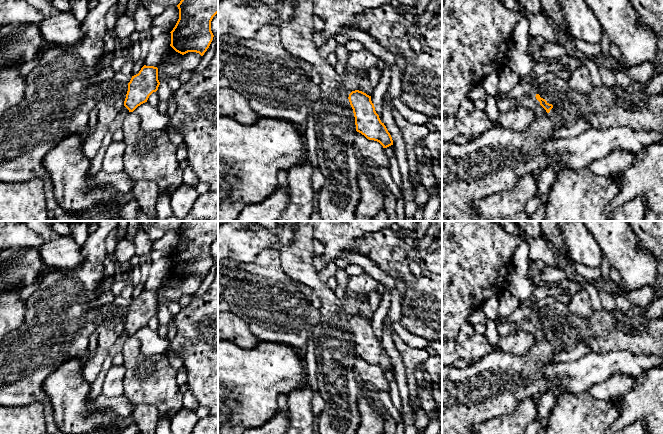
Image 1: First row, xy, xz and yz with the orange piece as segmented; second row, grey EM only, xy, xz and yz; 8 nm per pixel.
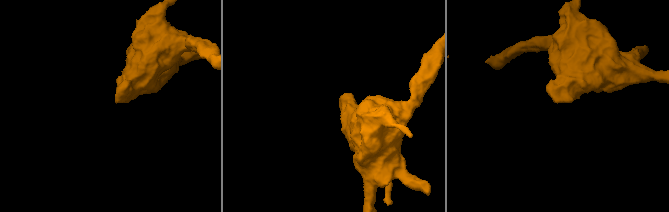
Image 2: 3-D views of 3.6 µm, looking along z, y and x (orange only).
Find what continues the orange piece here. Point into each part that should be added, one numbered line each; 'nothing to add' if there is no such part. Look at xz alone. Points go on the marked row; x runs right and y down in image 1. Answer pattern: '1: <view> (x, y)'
nothing to add

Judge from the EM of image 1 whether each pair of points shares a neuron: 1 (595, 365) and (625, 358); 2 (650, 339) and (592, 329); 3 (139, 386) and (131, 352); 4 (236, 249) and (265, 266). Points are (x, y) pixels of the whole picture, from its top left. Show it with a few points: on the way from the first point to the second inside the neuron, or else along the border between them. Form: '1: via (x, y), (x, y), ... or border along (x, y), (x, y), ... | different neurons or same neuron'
1: via (602, 365), (618, 361) | same neuron
2: via (636, 335), (630, 335), (625, 331), (606, 331) | same neuron
3: via (134, 378), (131, 375), (131, 360) | same neuron
4: border along (271, 244), (252, 262), (240, 264), (235, 274) | different neurons

